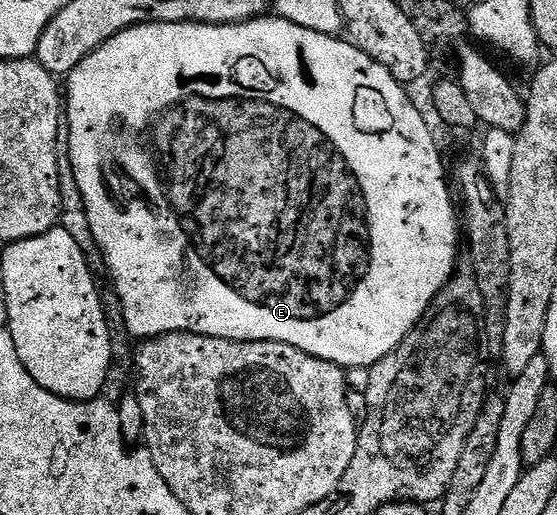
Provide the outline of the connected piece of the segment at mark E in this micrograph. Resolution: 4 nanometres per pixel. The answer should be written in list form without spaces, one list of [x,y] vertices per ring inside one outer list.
[[[263,16],[247,22],[232,22],[223,26],[210,26],[207,22],[144,22],[133,26],[116,36],[112,36],[100,48],[93,50],[64,82],[64,121],[70,129],[68,145],[71,152],[71,166],[75,170],[76,184],[83,196],[92,233],[96,244],[102,249],[109,270],[109,281],[114,281],[114,294],[121,301],[124,317],[133,337],[138,340],[158,338],[161,334],[193,332],[207,334],[213,338],[228,338],[233,342],[287,342],[322,360],[335,362],[343,368],[376,365],[384,356],[388,356],[414,330],[414,325],[426,315],[426,309],[432,300],[446,287],[446,281],[454,275],[459,265],[458,228],[460,232],[460,214],[454,211],[454,198],[450,195],[450,186],[446,183],[446,166],[442,163],[442,154],[438,151],[438,142],[426,123],[426,118],[414,107],[412,99],[406,95],[407,87],[393,78],[377,62],[359,50],[353,42],[343,40],[333,34],[321,34],[290,22],[284,17]]]

